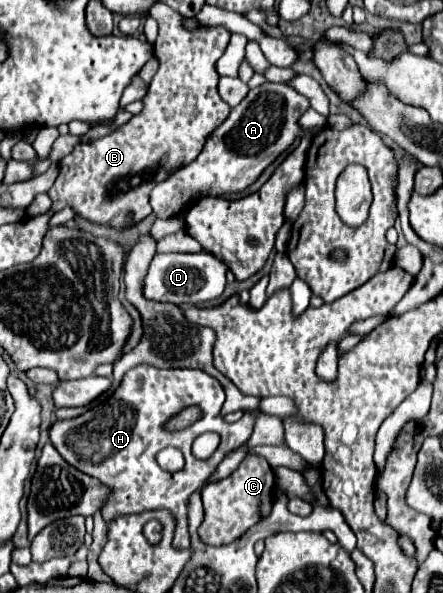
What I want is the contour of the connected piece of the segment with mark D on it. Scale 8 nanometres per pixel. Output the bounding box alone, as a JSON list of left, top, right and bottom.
[143,251,227,303]

